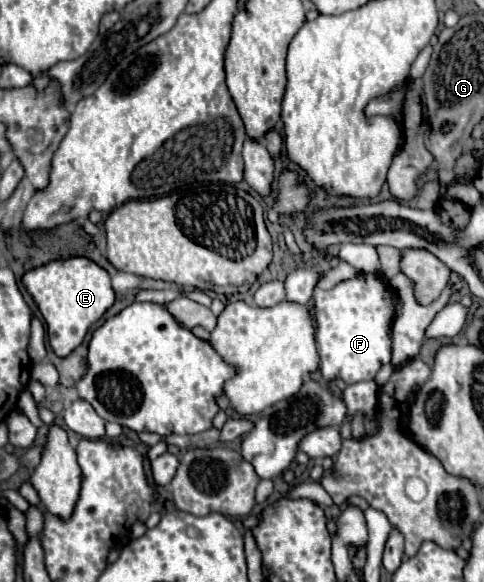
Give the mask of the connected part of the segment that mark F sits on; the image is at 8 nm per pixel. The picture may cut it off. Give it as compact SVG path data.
M362 273L356 279L342 281L336 287L322 291L314 289L314 319L316 319L316 337L320 337L320 373L322 381L328 385L334 379L342 379L344 383L352 381L368 381L374 379L378 369L384 363L390 363L390 327L392 327L392 317L394 317L394 293L386 287L386 283L374 275Z

